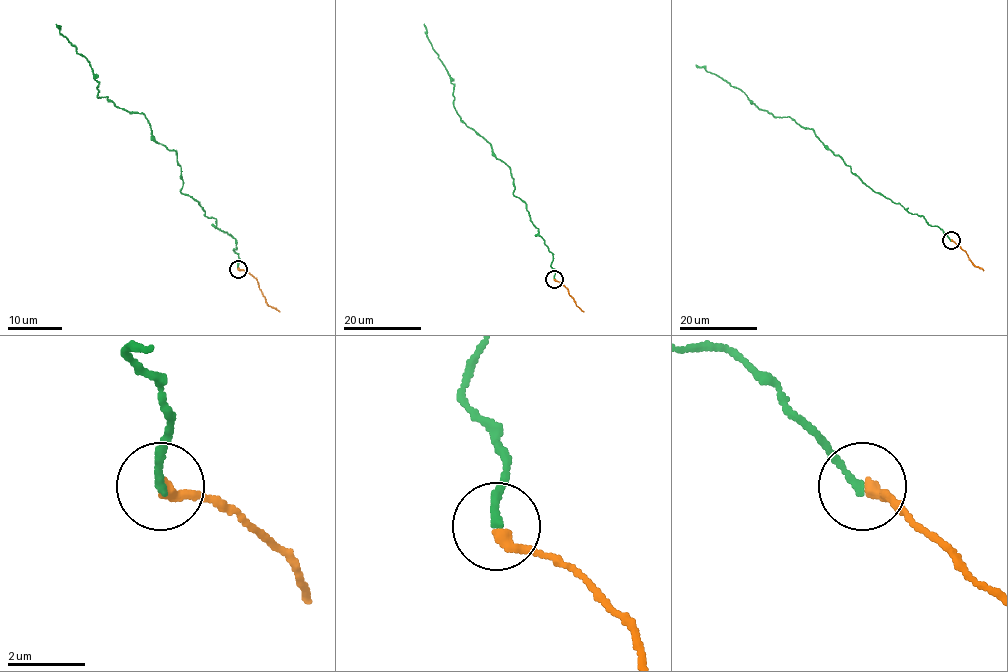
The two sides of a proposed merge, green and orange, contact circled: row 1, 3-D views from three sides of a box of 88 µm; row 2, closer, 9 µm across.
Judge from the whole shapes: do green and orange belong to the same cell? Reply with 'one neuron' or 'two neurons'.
one neuron

